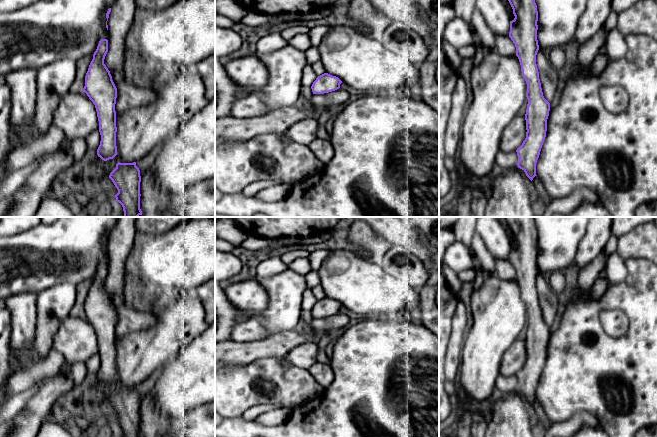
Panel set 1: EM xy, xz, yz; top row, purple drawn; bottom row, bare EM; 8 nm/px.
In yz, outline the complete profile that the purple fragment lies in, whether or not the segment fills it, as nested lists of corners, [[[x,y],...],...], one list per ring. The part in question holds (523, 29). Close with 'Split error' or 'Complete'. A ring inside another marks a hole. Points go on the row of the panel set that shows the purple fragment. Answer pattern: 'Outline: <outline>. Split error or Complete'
Outline: [[[508,0],[515,18],[510,21],[509,37],[516,47],[522,76],[527,83],[526,138],[516,150],[518,168],[532,181],[546,137],[547,119],[558,86],[556,69],[537,40],[538,11],[535,0]]]. Split error

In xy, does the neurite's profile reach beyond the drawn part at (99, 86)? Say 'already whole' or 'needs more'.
needs more

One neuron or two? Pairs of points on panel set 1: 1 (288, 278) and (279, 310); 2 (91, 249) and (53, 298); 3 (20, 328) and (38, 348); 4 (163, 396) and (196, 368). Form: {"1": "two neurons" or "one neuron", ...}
{"1": "one neuron", "2": "two neurons", "3": "two neurons", "4": "one neuron"}

